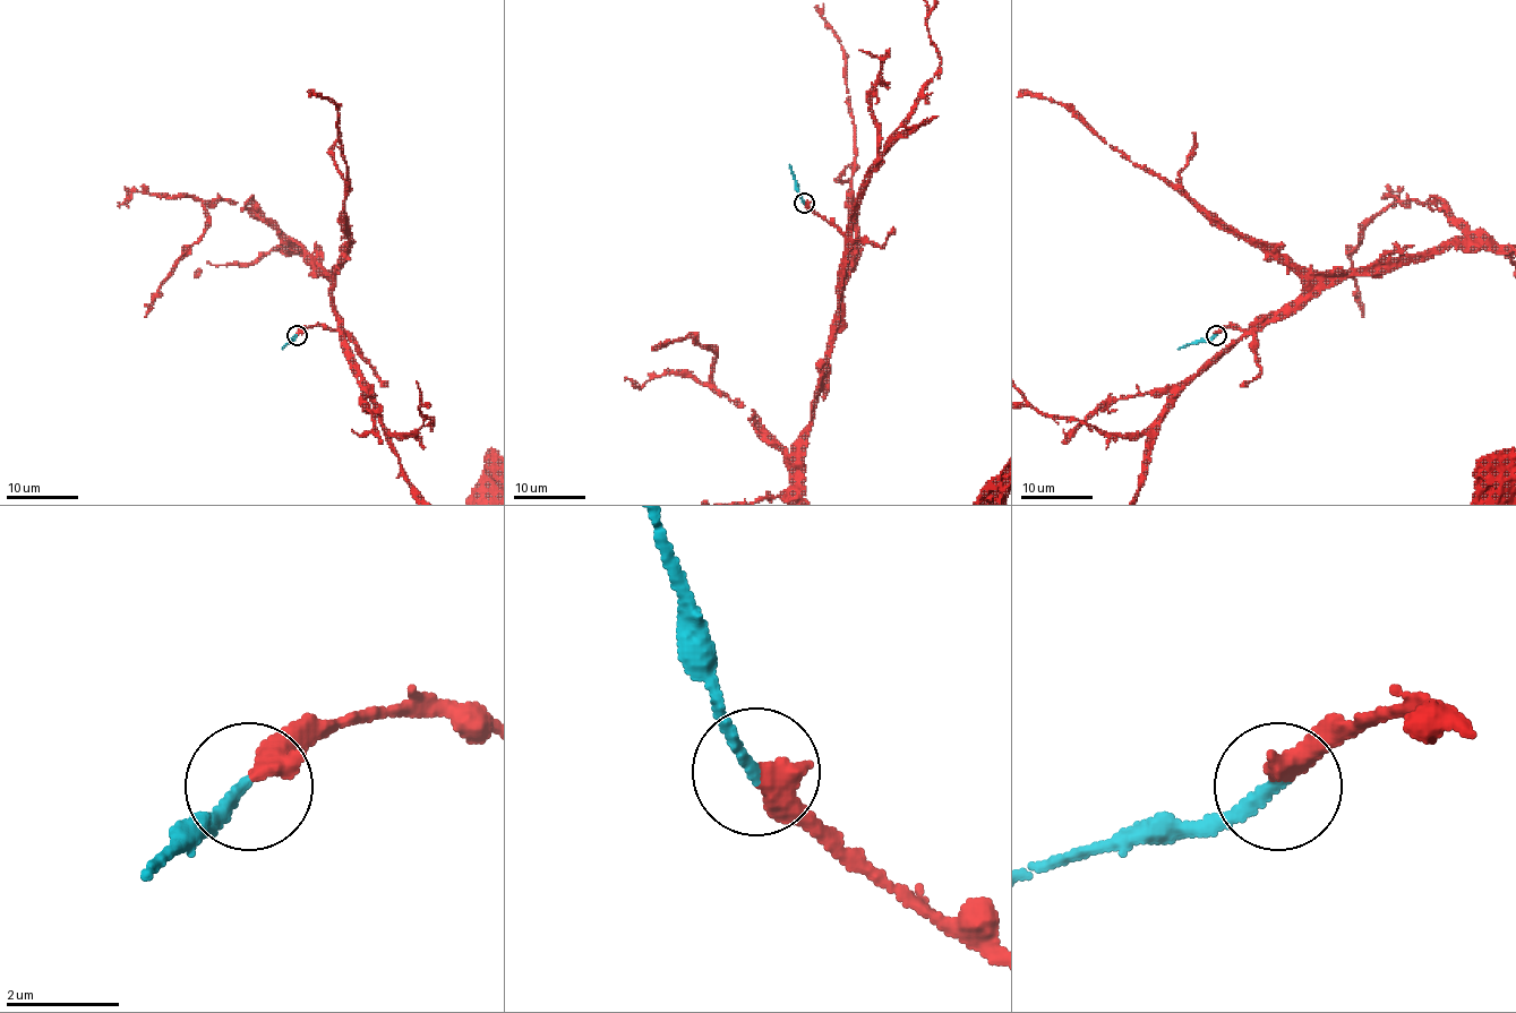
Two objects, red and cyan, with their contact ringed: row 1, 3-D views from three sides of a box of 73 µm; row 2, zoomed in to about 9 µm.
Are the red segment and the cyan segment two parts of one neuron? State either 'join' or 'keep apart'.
join

